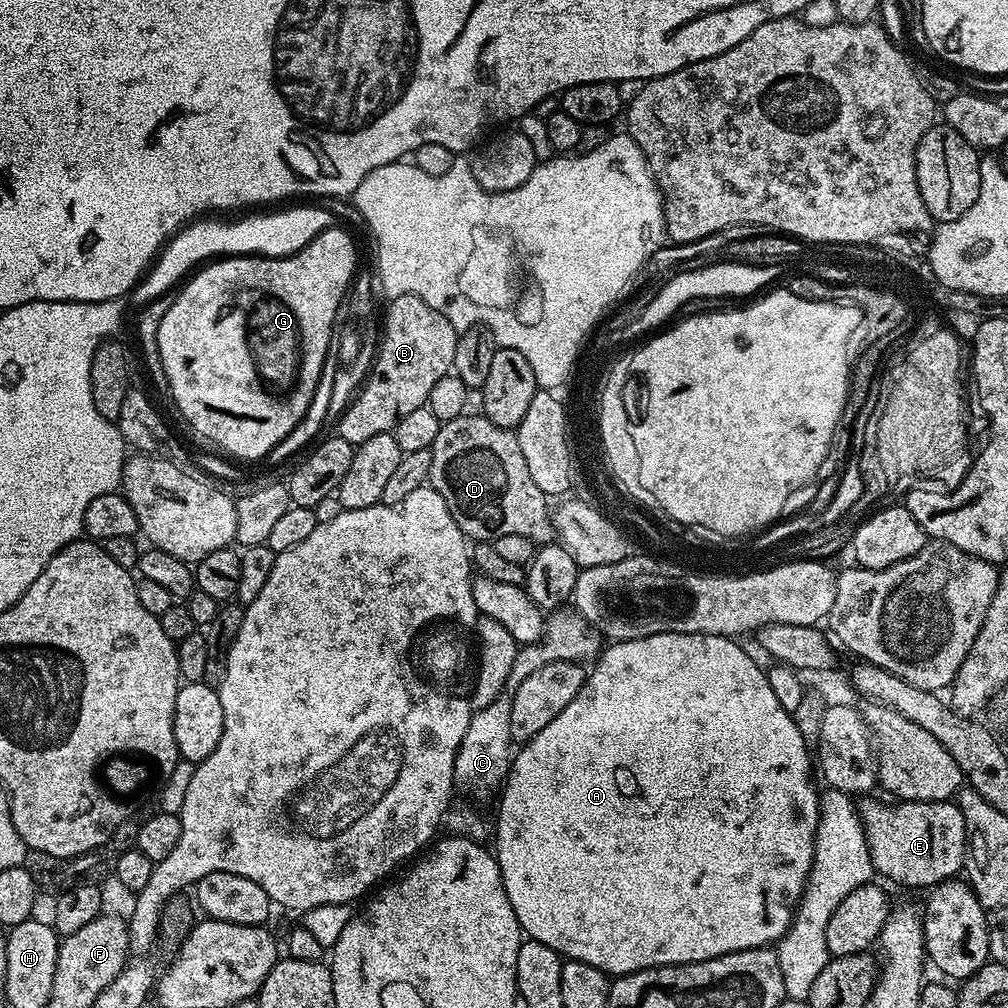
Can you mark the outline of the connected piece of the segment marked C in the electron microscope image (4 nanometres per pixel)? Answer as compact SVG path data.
M562 608L553 611L546 619L544 624L544 632L540 639L532 644L521 645L515 654L513 669L510 670L509 677L506 680L506 686L500 691L500 697L494 702L490 702L490 706L478 708L473 711L470 718L470 726L466 730L466 738L462 738L462 746L456 755L454 762L454 774L452 779L455 787L460 788L468 796L473 796L476 800L484 800L492 791L495 793L497 789L503 785L508 778L508 769L512 763L514 755L513 749L508 747L514 744L512 735L510 734L510 710L512 709L512 694L518 690L522 683L530 676L537 673L542 667L549 665L554 661L570 661L572 663L590 662L600 654L602 650L602 638L591 624L585 622L580 614L573 609L566 610Z

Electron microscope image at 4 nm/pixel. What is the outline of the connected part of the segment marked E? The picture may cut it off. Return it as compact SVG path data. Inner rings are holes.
M864 798L859 801L860 821L864 827L866 834L866 842L870 850L870 858L872 859L873 869L877 873L880 872L888 880L893 880L896 884L905 884L908 888L924 888L931 889L933 886L943 884L946 880L959 877L964 866L964 854L968 850L968 835L966 834L966 822L962 818L962 810L959 803L949 802L947 800L906 800L903 802L892 802L896 804L883 804L880 800L868 800L872 798Z

